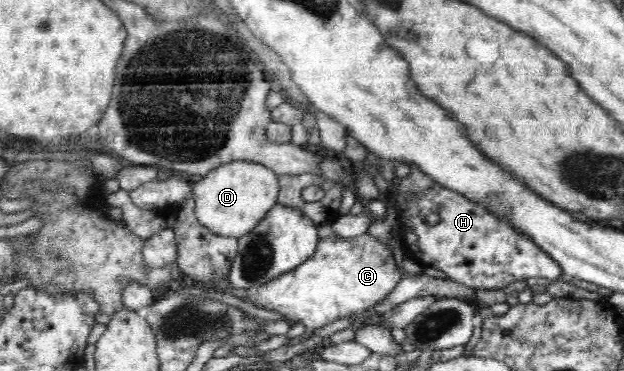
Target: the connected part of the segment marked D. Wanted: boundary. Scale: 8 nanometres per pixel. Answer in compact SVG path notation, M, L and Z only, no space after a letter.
M250 159L224 162L193 184L193 202L197 219L211 232L239 239L252 230L277 204L279 177L262 162Z

